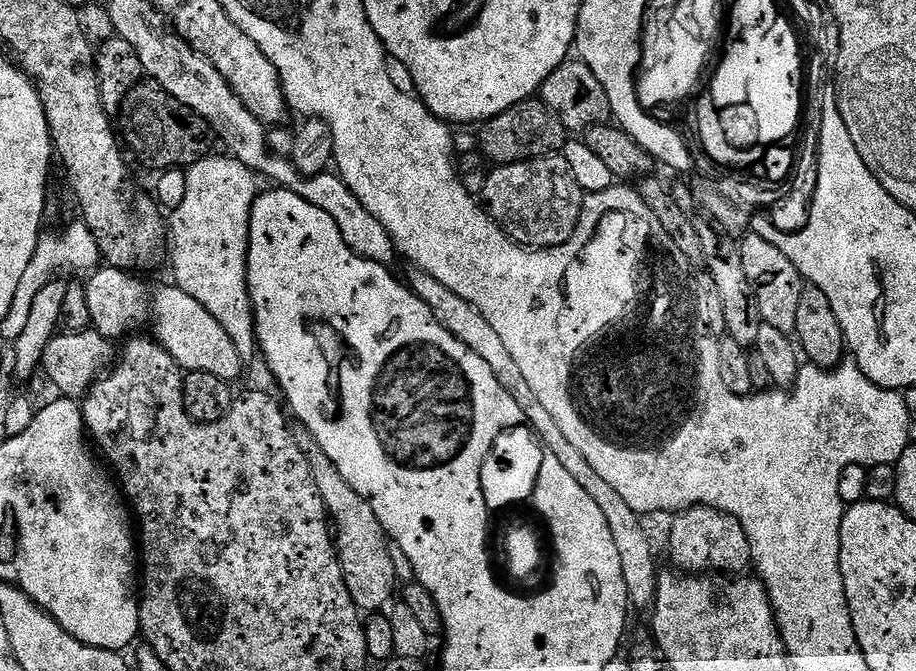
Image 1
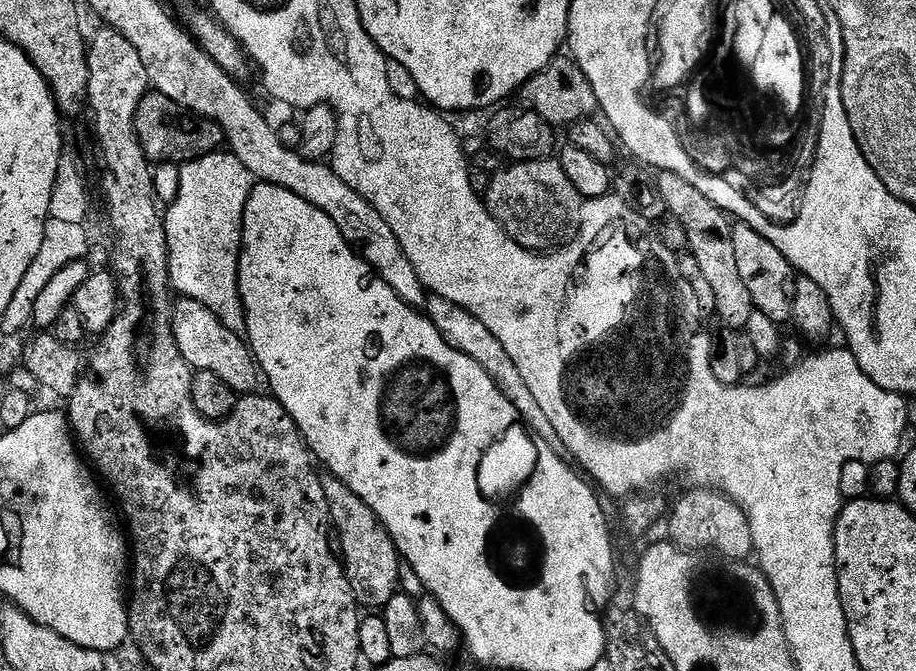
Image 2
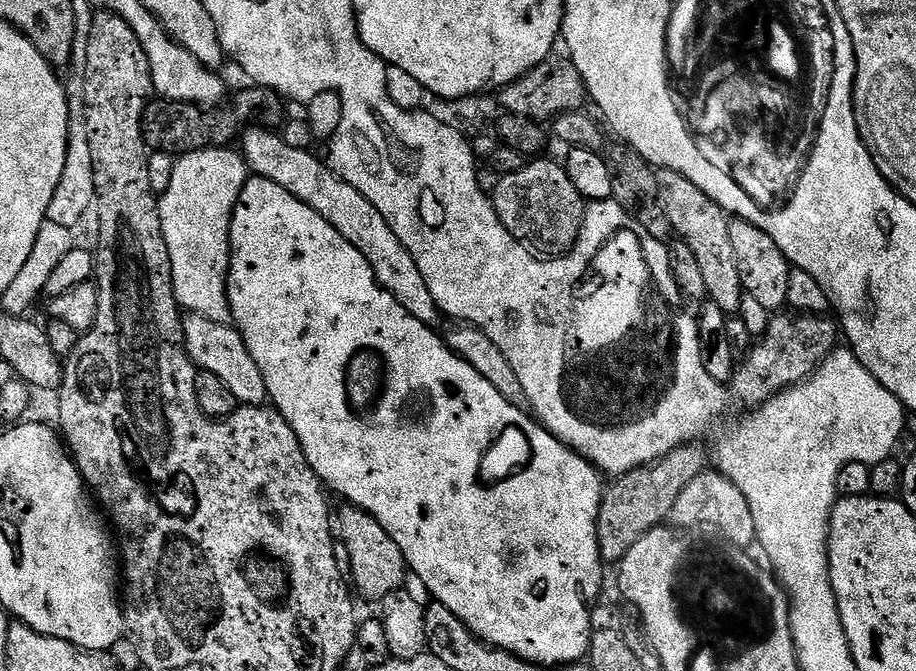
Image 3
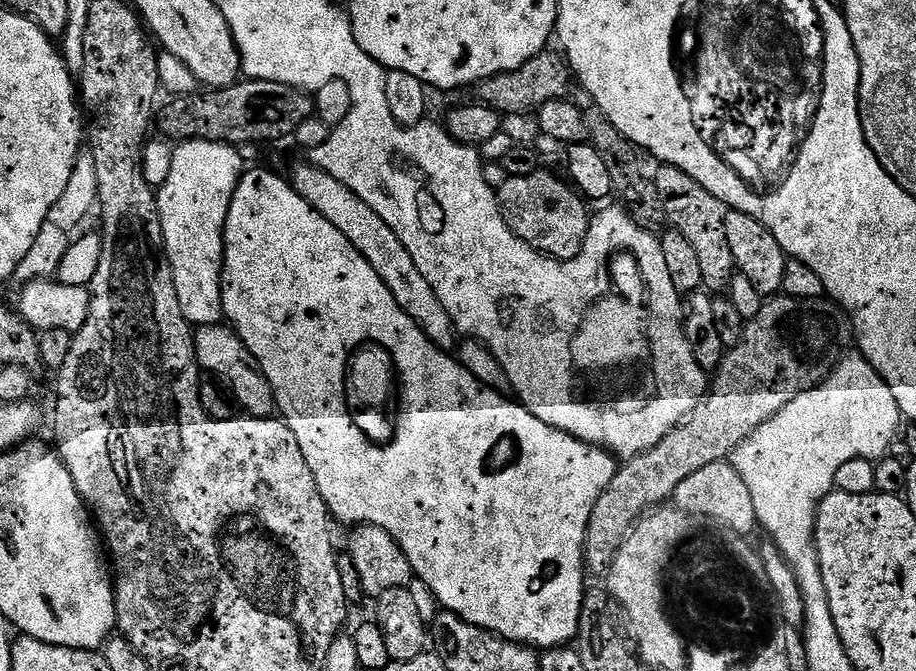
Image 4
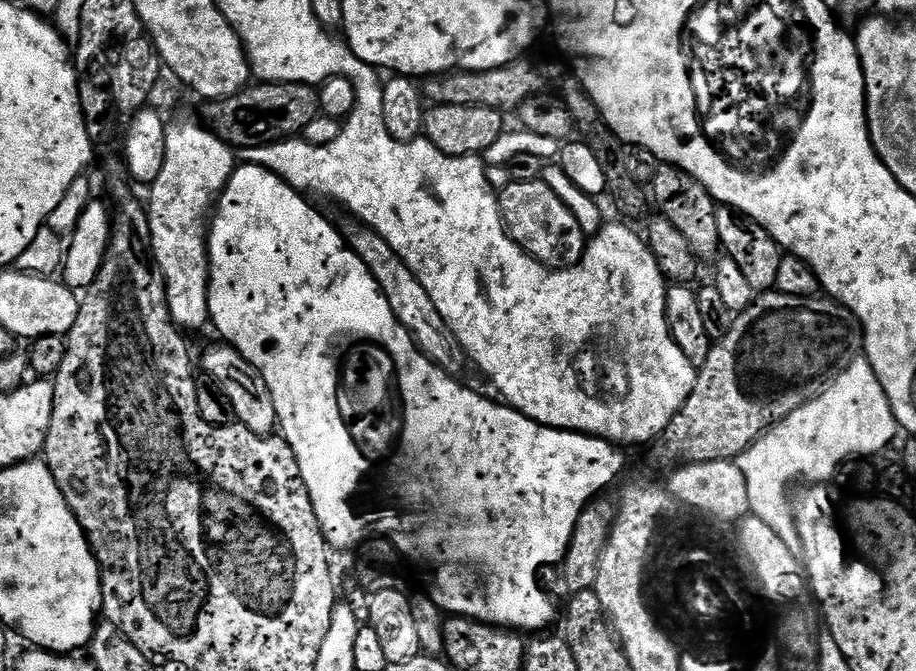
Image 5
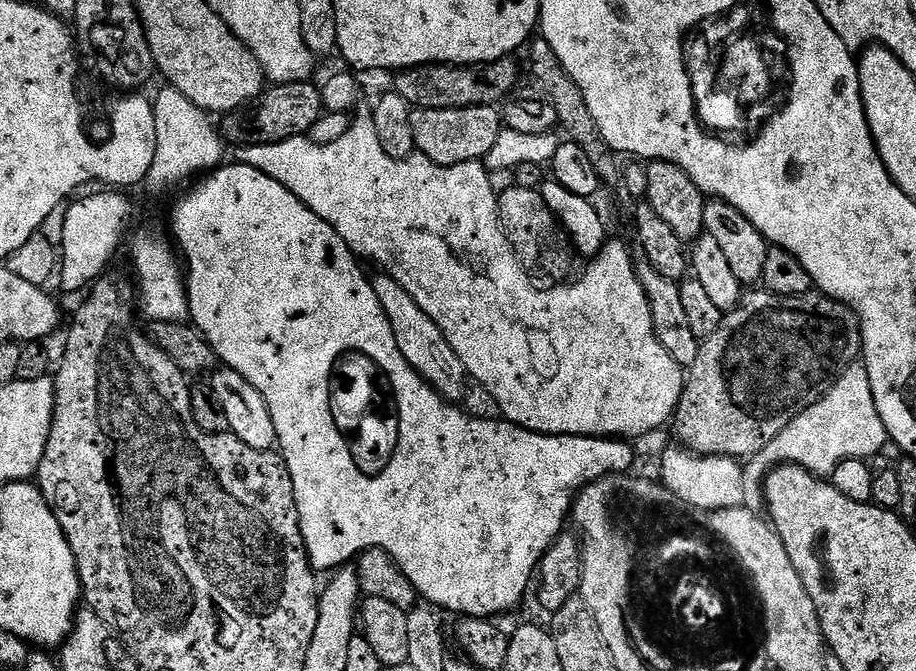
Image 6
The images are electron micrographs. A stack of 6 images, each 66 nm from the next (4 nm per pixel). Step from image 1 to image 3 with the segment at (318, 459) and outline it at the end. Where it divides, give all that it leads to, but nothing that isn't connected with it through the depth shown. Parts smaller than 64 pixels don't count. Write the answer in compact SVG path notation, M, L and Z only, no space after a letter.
M344 506L340 516L338 512L338 536L344 539L344 548L348 551L346 564L352 567L350 580L357 593L360 591L366 599L382 602L391 592L403 589L406 565L402 550L371 514L355 506Z

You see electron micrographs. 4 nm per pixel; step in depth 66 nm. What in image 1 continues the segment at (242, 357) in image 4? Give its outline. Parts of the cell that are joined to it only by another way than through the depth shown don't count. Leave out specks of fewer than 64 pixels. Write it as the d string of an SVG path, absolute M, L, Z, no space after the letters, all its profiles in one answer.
M169 284L157 292L156 314L152 322L154 338L171 354L183 371L215 374L228 383L236 382L241 376L246 364L235 349L230 334L226 333L204 306L199 305L190 294L186 294L175 284Z

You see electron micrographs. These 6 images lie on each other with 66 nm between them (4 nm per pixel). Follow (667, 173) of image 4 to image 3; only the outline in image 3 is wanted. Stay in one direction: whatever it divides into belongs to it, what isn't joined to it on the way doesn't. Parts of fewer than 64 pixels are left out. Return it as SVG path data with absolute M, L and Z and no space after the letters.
M665 168L657 171L658 186L662 190L662 202L666 206L666 218L672 224L672 231L681 241L688 244L697 256L701 270L701 280L705 283L705 293L712 295L712 300L725 314L736 314L740 310L743 298L744 283L738 270L738 262L734 258L734 245L730 242L730 217L722 210L690 178L682 178L674 170Z

